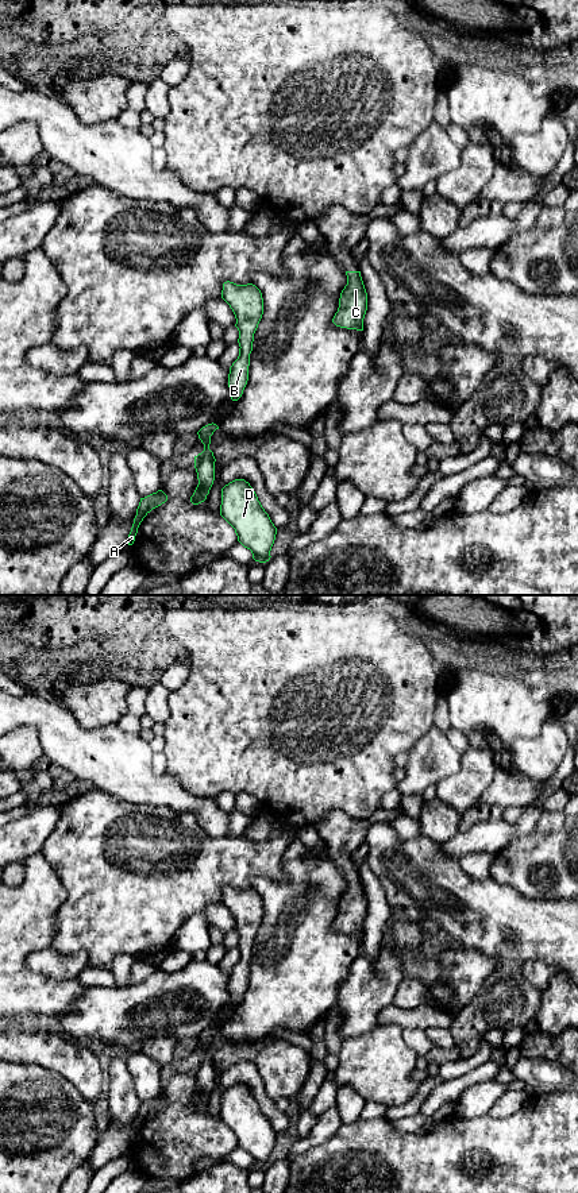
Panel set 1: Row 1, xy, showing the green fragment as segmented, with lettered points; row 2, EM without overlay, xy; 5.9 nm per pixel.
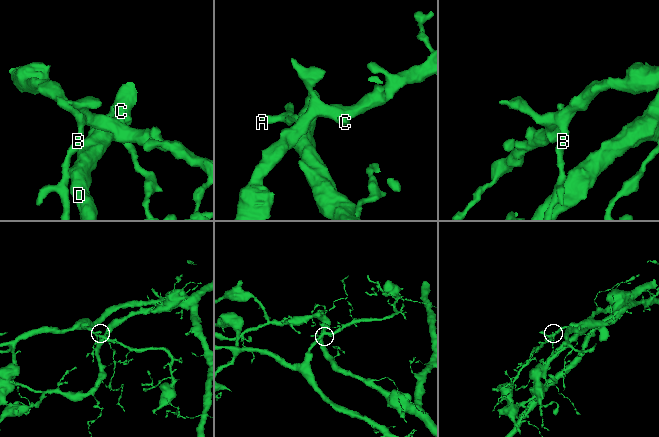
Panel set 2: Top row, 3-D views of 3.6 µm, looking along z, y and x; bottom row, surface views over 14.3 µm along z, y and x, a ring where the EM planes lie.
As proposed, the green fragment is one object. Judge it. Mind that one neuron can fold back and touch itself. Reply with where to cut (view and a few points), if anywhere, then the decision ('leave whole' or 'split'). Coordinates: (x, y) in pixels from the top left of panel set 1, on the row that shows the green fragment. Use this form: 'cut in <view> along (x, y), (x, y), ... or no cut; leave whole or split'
cut in xy along (241, 347), (249, 355); split

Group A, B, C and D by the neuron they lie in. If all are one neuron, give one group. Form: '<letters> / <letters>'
A B D / C

